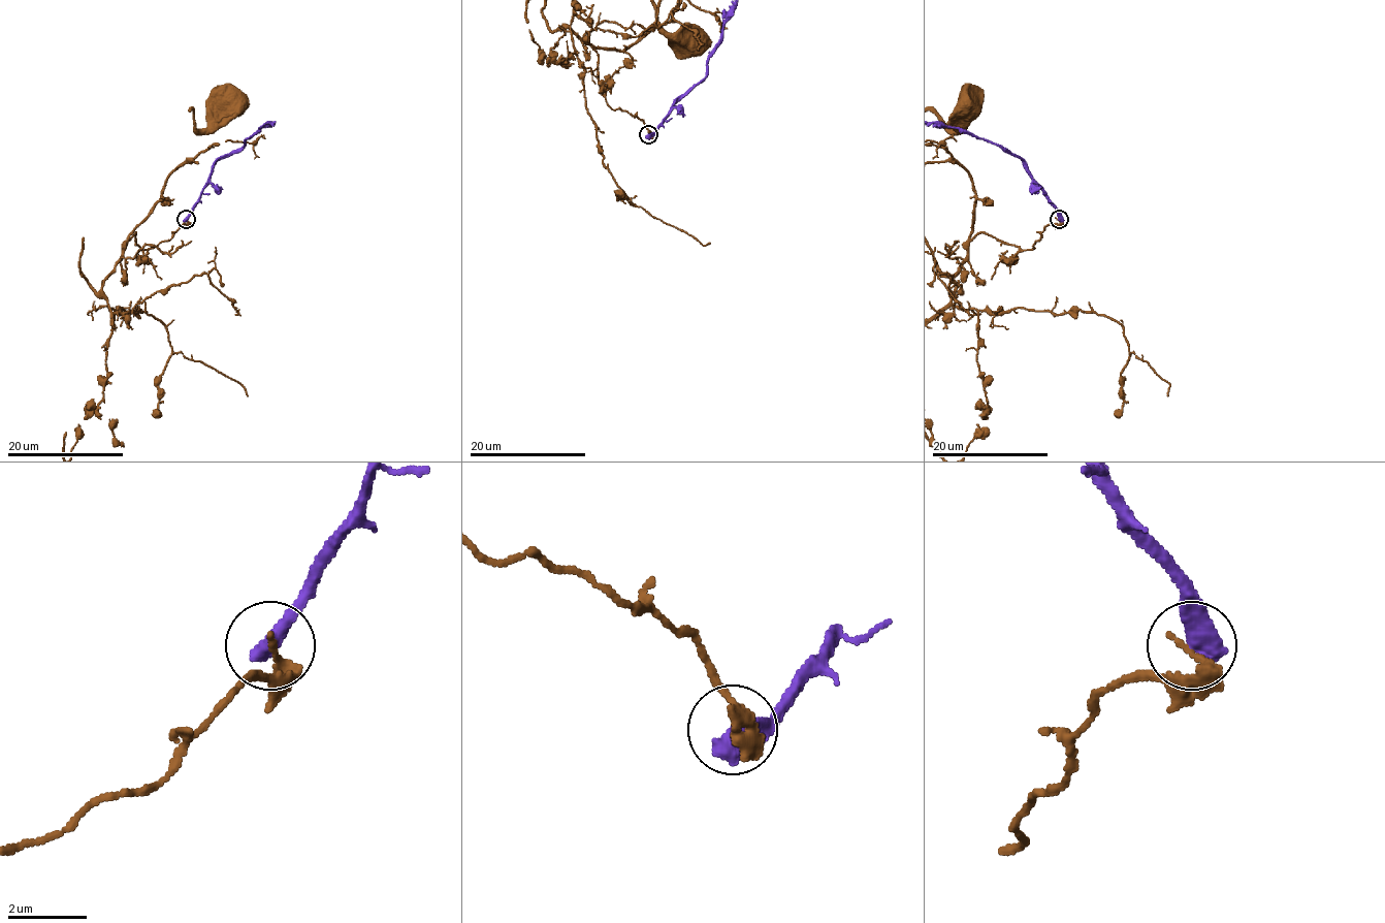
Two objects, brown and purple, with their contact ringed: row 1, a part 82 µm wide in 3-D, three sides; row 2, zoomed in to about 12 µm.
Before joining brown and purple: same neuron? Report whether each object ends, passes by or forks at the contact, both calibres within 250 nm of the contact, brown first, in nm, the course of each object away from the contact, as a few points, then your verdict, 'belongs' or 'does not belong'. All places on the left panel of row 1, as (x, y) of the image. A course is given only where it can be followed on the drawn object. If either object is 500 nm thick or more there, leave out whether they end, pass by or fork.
calibres 200 and 600 nm; does not belong

